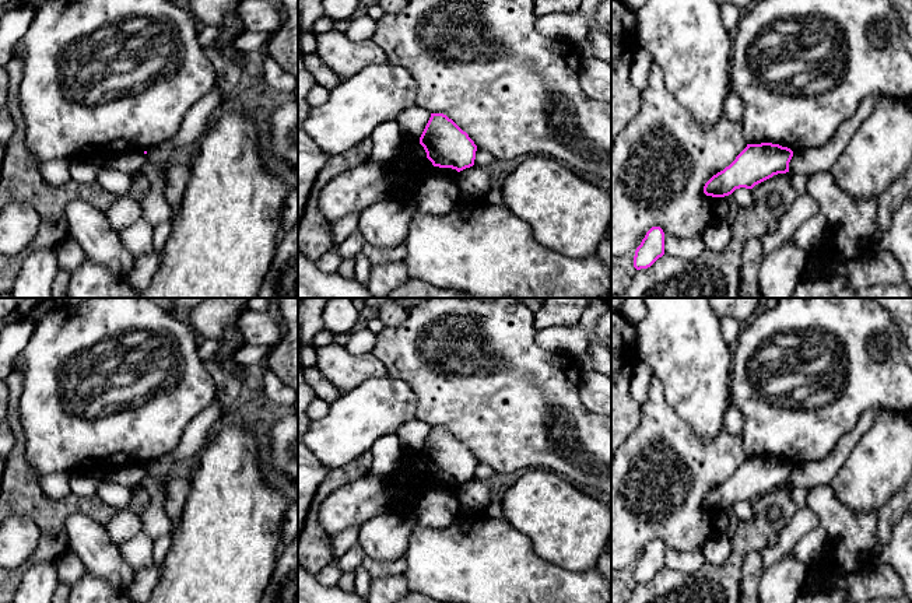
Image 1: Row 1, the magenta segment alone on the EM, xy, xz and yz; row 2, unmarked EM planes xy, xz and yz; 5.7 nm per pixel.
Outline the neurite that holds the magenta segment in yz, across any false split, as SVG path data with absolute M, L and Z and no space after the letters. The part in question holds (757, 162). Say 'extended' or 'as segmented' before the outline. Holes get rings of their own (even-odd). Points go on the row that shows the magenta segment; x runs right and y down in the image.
as segmented; M772 143L747 144L736 159L713 175L704 186L704 193L725 197L736 189L753 189L778 173L789 172L793 151Z

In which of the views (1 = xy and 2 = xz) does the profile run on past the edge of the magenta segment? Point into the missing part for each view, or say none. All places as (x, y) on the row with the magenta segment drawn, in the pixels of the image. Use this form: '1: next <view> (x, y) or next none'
1: next none
2: next none

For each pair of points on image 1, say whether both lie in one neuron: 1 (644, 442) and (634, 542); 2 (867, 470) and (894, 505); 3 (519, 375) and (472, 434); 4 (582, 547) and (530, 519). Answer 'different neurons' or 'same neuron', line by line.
1: same neuron
2: different neurons
3: same neuron
4: same neuron

